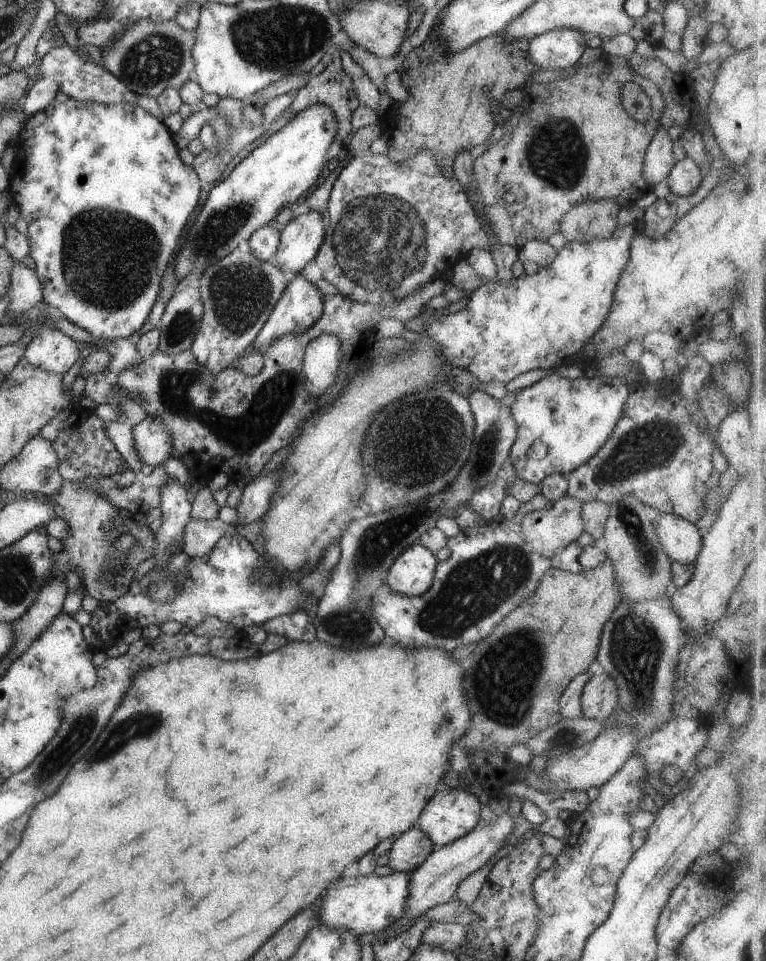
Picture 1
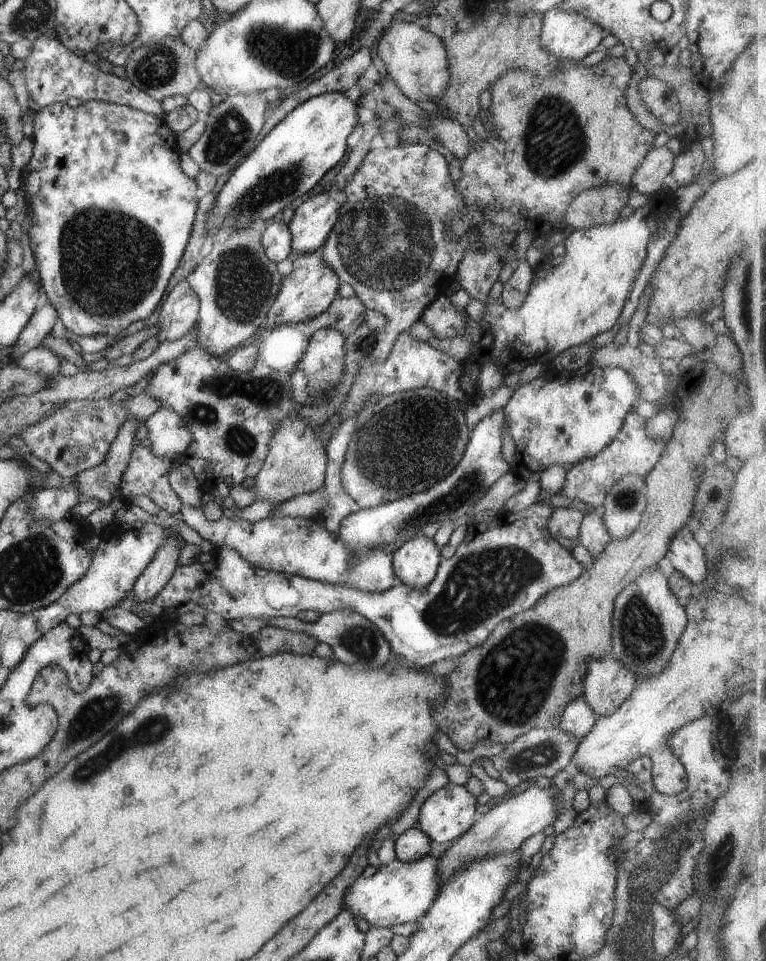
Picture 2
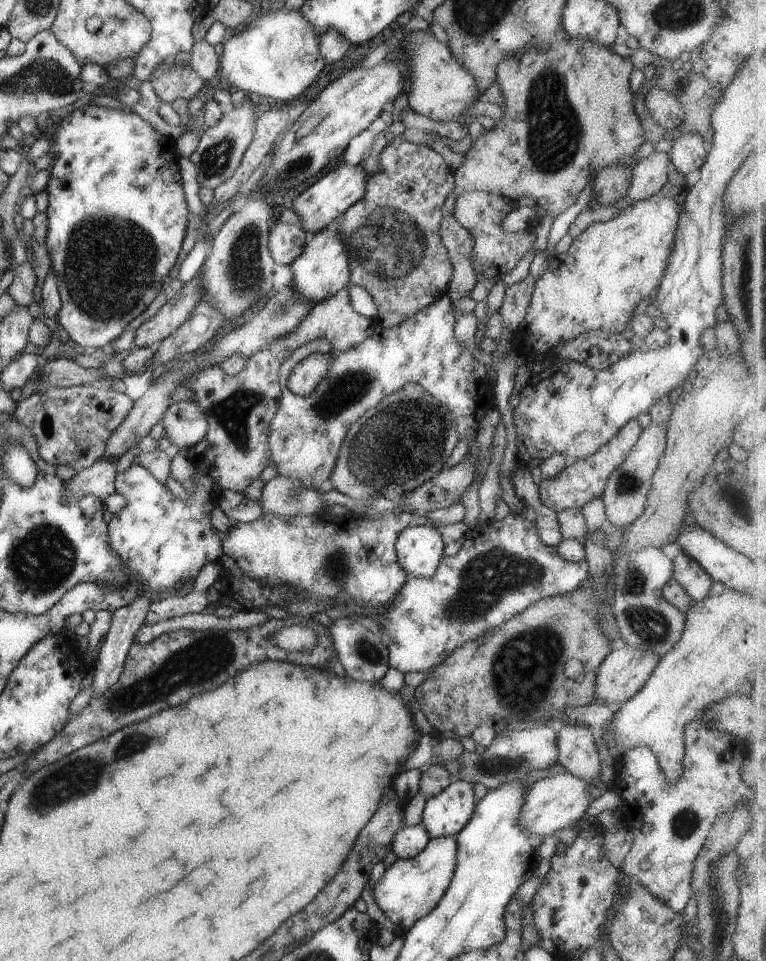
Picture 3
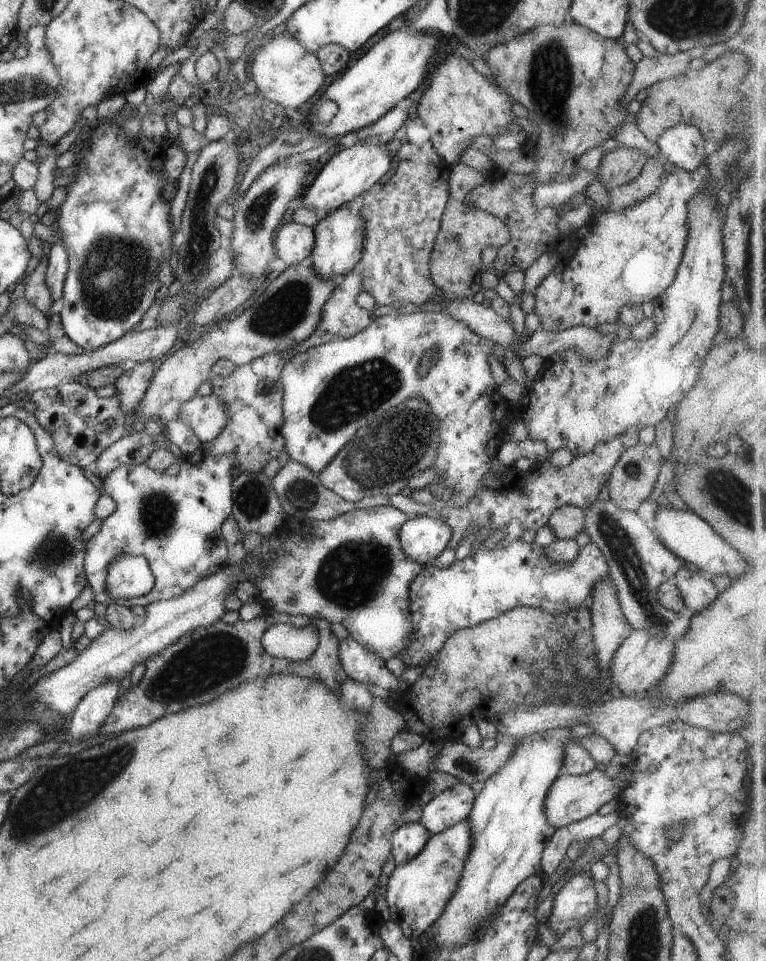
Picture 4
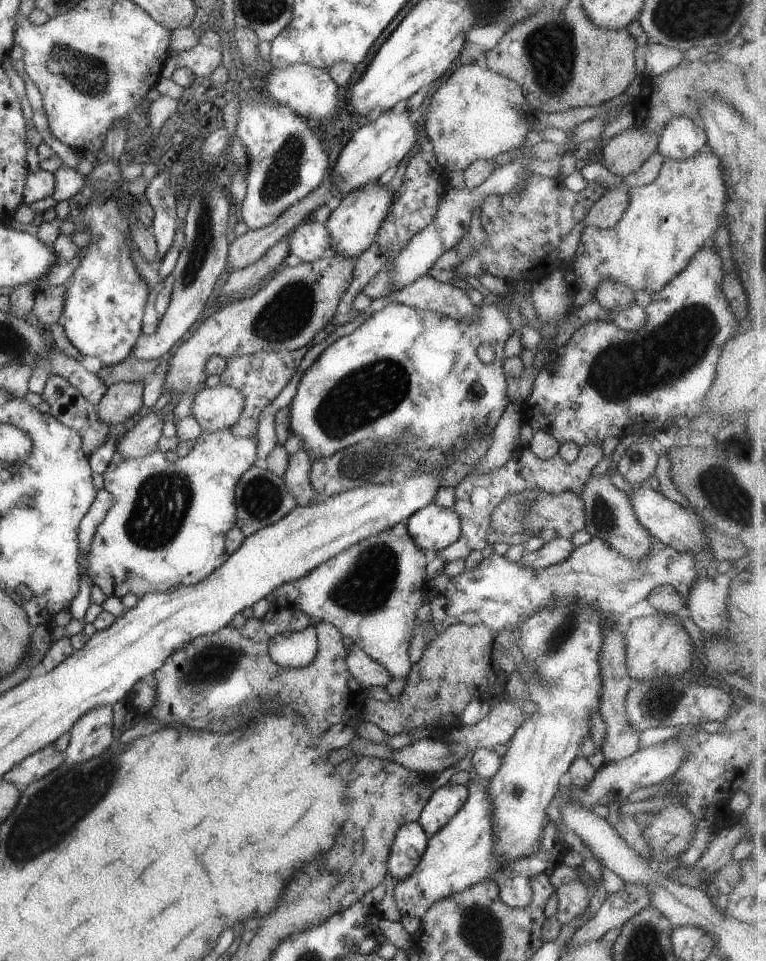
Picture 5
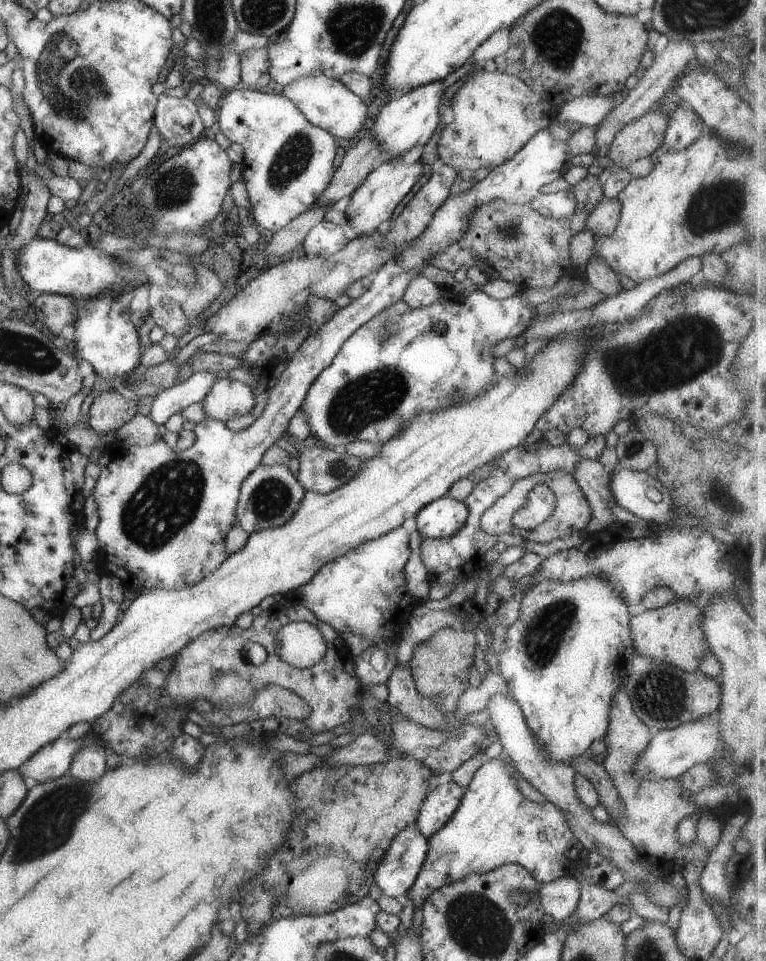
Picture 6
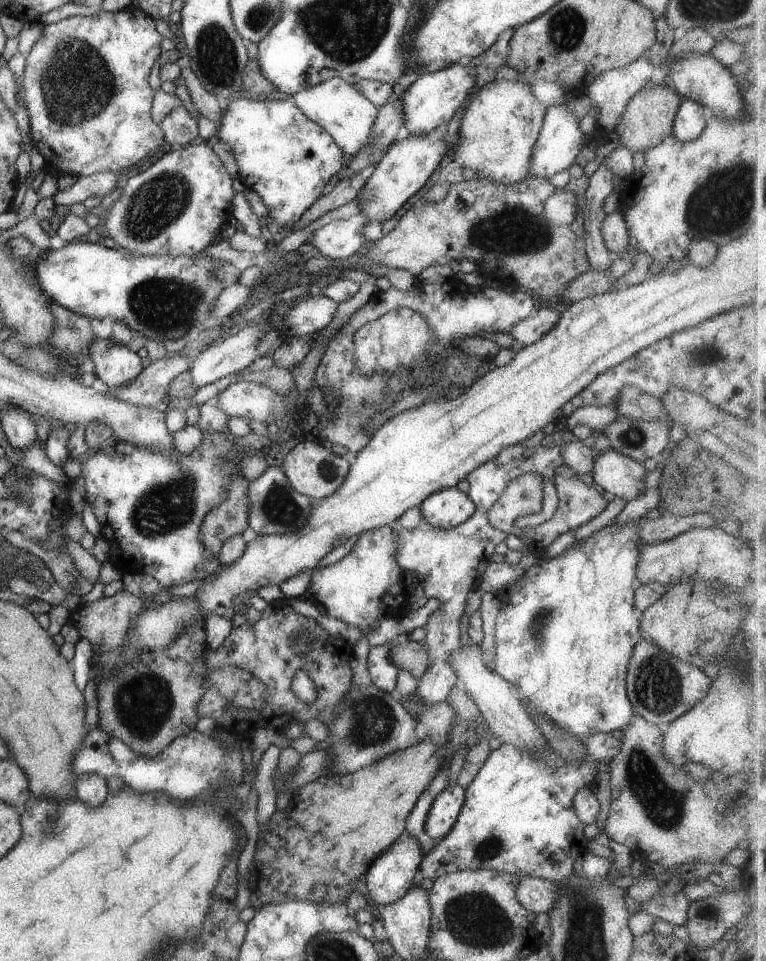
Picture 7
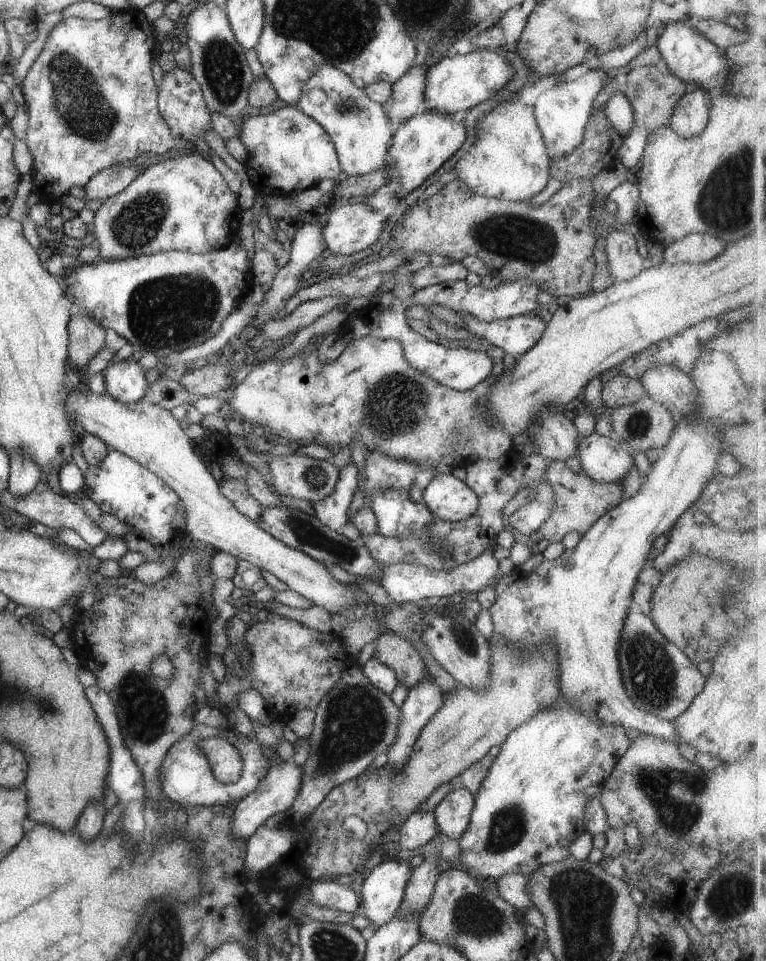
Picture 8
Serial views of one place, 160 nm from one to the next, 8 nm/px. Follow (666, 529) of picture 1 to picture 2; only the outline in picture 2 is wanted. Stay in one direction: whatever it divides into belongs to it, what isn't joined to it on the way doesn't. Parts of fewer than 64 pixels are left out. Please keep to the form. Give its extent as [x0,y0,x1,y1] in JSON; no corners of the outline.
[665,525,709,589]

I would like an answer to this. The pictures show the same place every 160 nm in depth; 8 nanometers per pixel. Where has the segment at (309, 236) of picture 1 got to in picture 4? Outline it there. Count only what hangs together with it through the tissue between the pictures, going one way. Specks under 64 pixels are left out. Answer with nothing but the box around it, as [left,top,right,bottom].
[302,145,391,217]

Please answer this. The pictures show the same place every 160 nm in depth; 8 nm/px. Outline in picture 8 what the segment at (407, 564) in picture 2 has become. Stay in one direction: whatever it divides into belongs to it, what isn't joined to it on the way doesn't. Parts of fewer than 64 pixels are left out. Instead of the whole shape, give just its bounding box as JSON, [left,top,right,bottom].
[422,471,478,523]

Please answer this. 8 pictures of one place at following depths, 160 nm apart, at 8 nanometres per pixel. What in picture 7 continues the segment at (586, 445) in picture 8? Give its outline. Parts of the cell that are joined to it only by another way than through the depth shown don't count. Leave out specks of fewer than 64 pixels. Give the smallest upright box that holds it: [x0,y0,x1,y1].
[592,448,646,503]

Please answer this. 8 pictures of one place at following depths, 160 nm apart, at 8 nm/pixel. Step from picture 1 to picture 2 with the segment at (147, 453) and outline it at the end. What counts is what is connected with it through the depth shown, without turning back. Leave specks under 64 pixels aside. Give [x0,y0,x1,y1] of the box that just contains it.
[143,409,192,462]

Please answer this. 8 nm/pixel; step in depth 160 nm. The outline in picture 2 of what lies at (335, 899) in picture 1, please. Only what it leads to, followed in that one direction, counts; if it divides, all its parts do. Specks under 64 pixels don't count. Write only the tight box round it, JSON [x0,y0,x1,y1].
[343,854,439,928]

